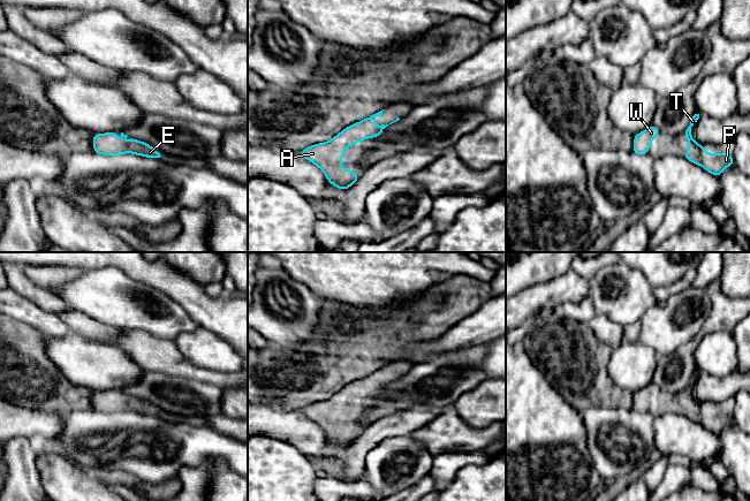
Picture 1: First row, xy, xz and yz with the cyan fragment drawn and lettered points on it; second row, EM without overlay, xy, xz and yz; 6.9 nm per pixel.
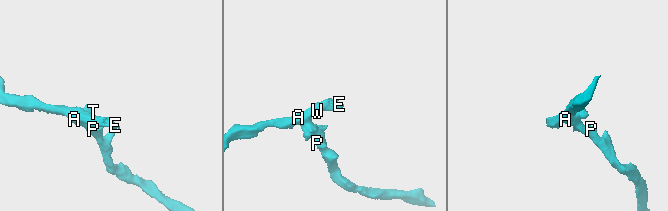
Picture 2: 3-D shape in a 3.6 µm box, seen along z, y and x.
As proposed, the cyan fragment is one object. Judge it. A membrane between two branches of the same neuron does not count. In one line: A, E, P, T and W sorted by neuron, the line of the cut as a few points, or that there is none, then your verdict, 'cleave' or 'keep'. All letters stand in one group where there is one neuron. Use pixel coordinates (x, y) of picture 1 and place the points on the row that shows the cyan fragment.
A E P T W | no cut | keep

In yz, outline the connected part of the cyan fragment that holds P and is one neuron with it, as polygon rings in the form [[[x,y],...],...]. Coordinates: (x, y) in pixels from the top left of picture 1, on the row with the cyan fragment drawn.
[[[695,114],[689,122],[689,126],[682,134],[688,139],[688,152],[683,154],[688,161],[699,165],[706,172],[719,177],[727,167],[732,166],[735,161],[730,153],[707,153],[705,146],[697,144],[691,135],[691,129],[699,119],[699,114]]]

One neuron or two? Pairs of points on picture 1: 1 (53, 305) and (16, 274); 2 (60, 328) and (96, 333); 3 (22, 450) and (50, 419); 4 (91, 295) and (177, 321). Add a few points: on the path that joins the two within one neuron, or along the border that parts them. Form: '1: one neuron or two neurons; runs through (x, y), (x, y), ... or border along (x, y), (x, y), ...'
1: one neuron; runs through (44, 298), (25, 283)
2: two neurons; border along (58, 316), (70, 331)
3: two neurons; border along (28, 438), (14, 437), (12, 439)
4: one neuron; runs through (113, 298), (139, 306), (152, 318), (156, 318)

